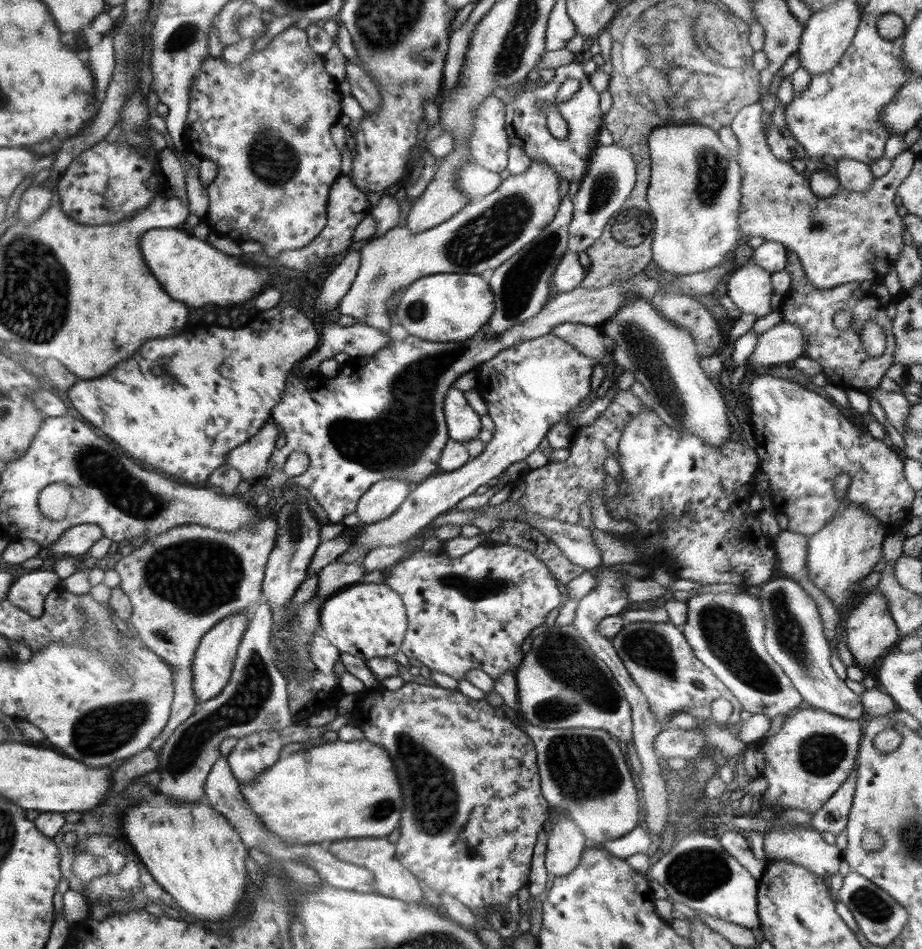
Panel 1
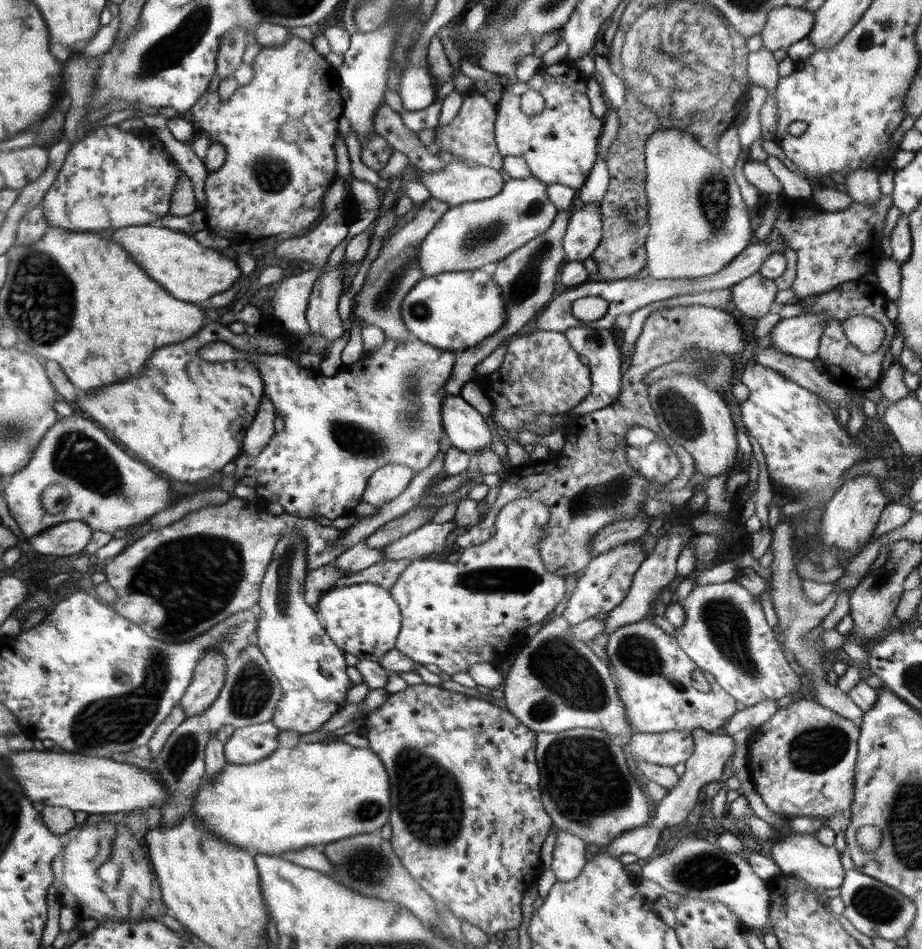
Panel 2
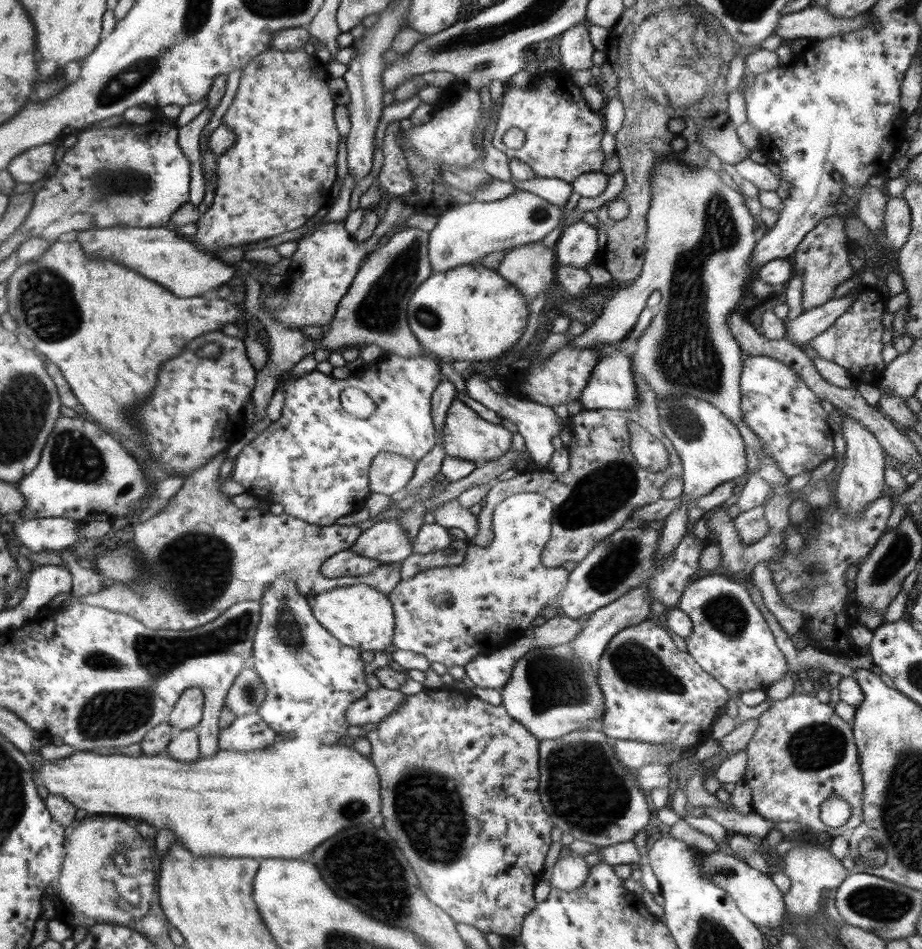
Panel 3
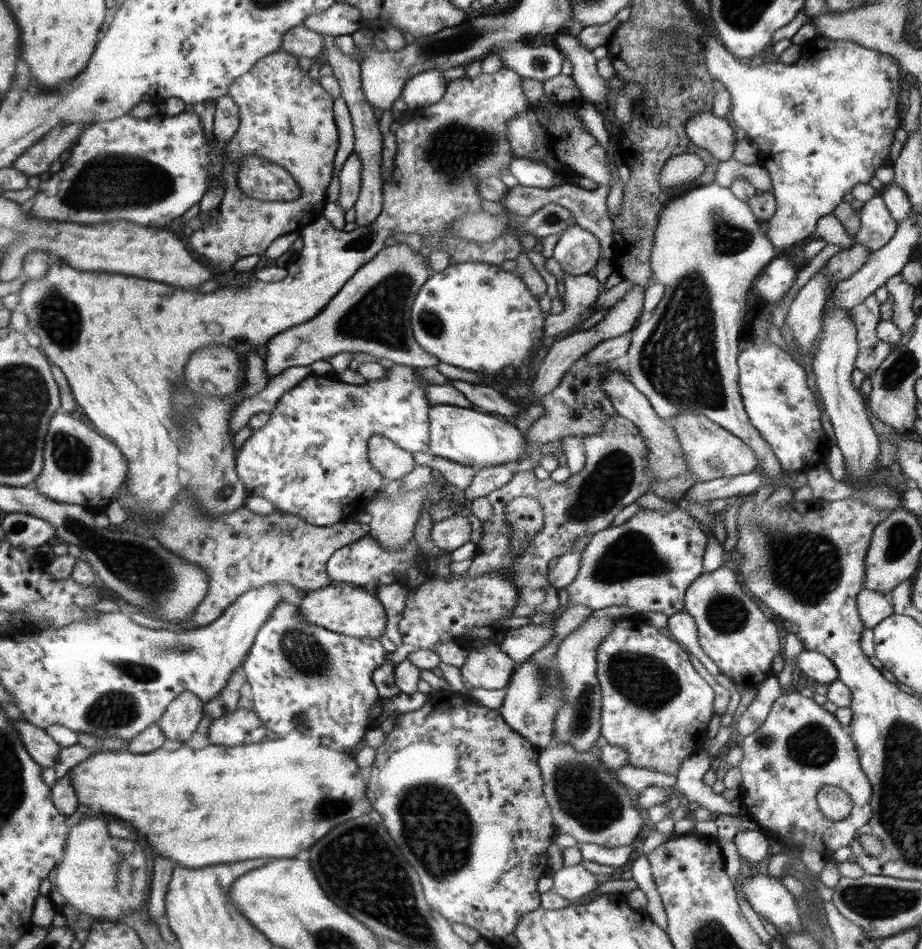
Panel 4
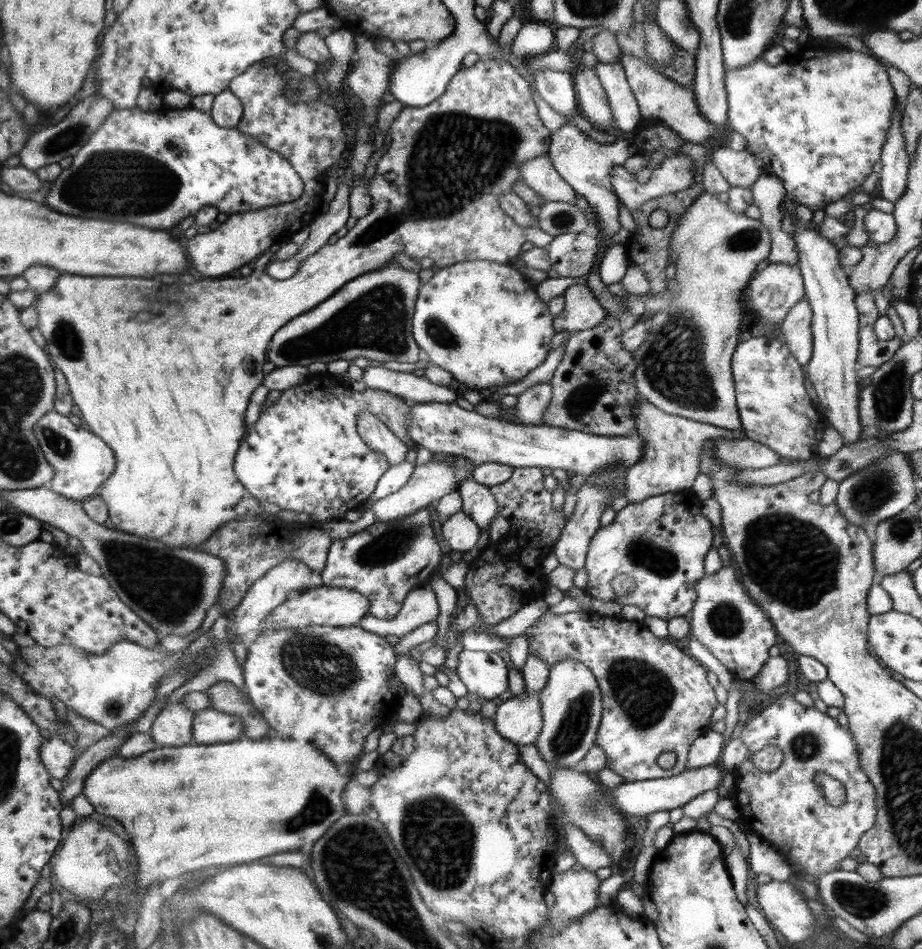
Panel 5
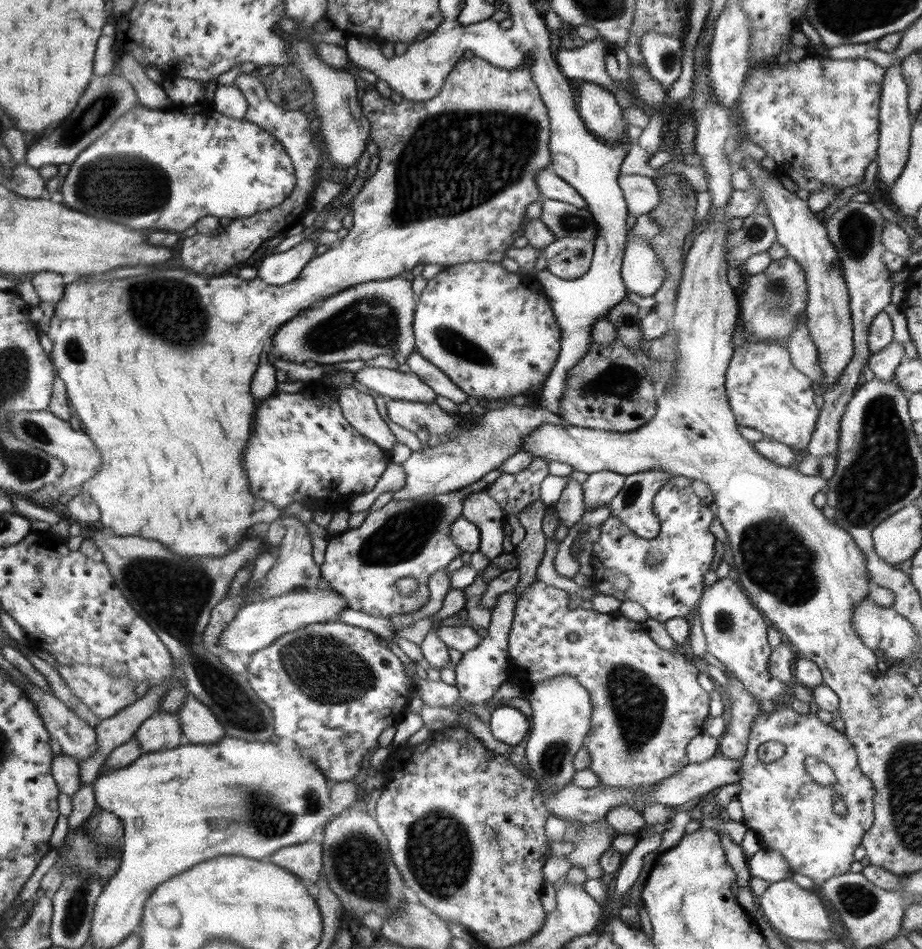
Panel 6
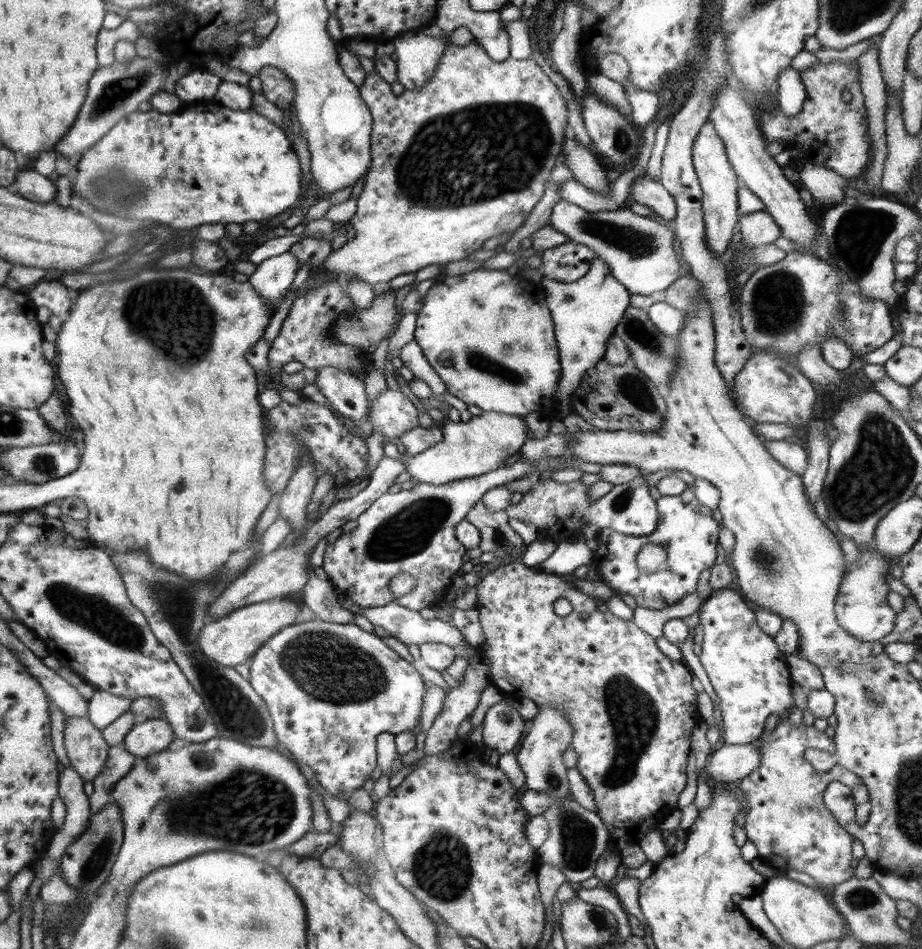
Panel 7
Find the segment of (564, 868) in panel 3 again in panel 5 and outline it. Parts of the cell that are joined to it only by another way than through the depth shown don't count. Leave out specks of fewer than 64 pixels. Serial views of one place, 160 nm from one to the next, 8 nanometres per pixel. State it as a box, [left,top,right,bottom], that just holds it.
[548,869,601,931]

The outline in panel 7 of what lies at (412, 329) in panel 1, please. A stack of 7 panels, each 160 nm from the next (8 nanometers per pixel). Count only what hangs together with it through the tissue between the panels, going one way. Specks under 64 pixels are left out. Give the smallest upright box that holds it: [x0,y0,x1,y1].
[414,268,561,422]

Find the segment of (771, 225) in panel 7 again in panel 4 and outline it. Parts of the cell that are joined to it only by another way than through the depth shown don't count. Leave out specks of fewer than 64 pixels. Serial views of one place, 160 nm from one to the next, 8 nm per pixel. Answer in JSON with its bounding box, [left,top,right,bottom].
[627,182,794,504]

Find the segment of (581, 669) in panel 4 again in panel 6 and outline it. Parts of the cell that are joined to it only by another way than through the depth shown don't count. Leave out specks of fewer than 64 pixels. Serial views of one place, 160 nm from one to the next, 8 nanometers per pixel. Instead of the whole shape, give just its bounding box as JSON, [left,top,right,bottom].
[525,676,593,790]

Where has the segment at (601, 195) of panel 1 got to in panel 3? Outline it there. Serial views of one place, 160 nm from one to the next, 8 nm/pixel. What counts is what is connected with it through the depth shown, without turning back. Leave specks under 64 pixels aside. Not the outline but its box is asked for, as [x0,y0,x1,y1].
[554,221,601,268]

